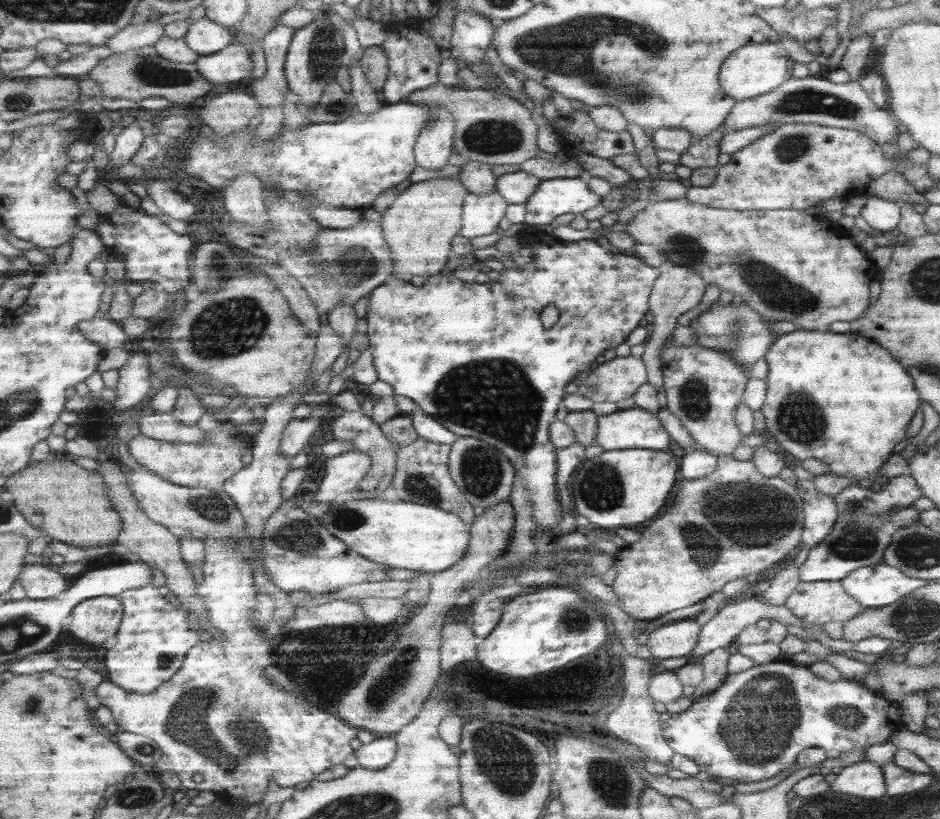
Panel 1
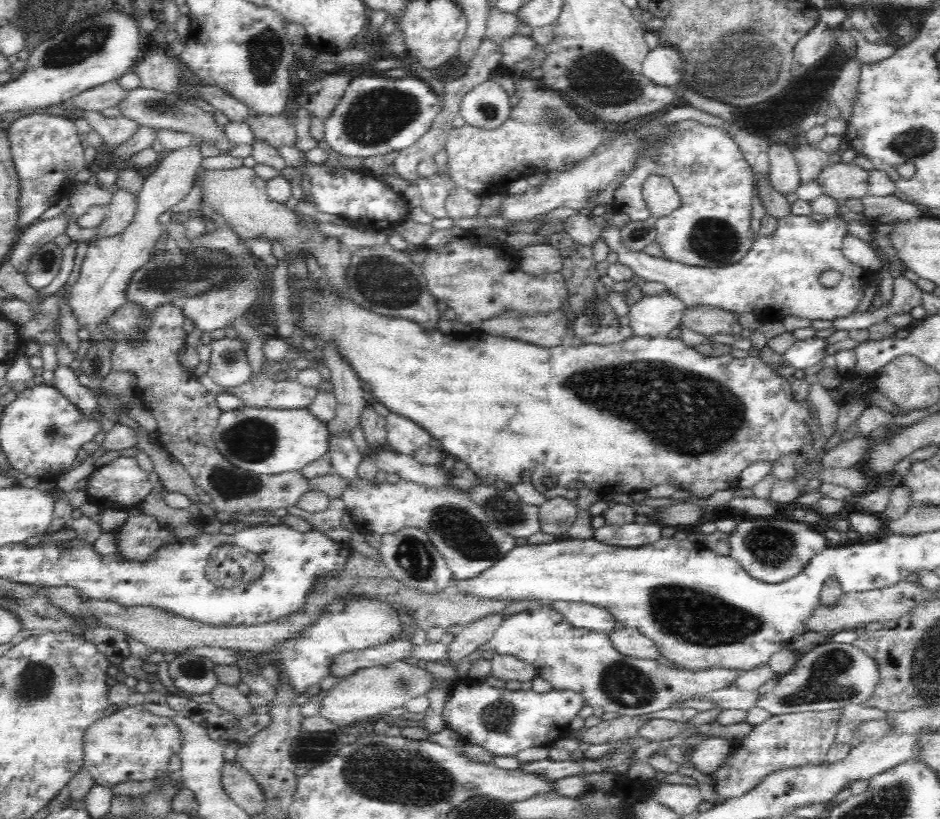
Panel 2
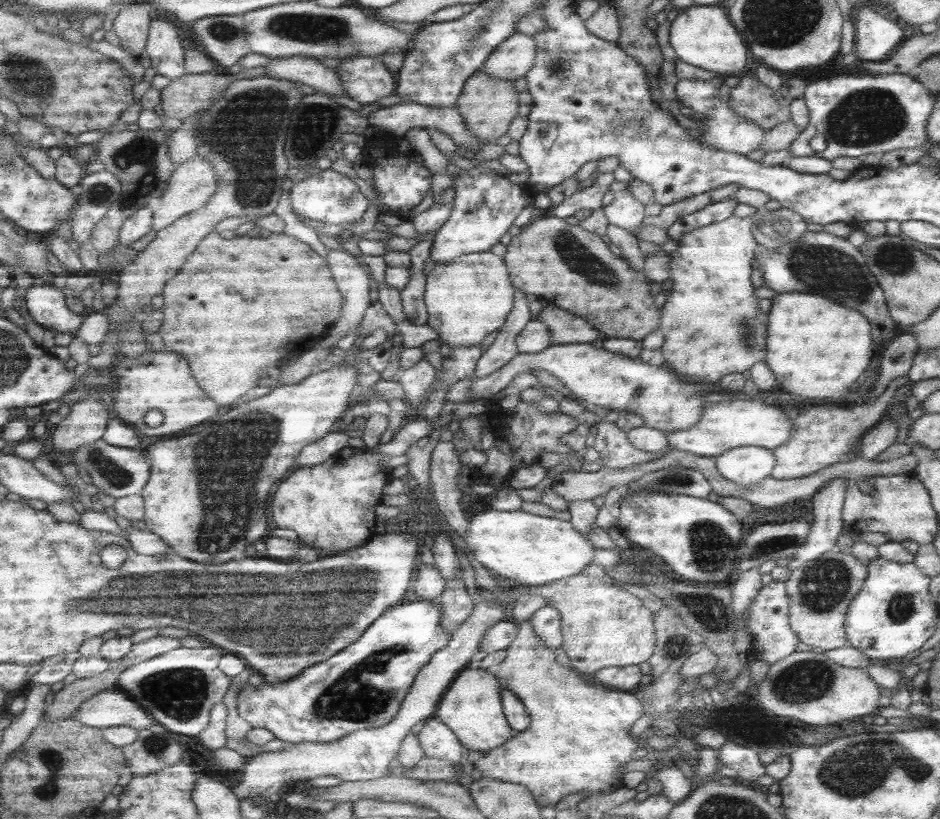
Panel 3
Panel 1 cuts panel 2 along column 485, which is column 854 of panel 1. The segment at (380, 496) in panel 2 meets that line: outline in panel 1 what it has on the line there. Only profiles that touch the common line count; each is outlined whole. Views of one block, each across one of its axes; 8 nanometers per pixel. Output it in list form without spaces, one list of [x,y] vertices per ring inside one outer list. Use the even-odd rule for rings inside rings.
[[[909,505],[903,509],[891,511],[890,514],[838,516],[834,520],[830,534],[809,550],[807,559],[798,567],[799,581],[841,581],[853,570],[880,563],[885,548],[891,543],[892,535],[909,524],[916,524],[918,514],[919,511]]]

